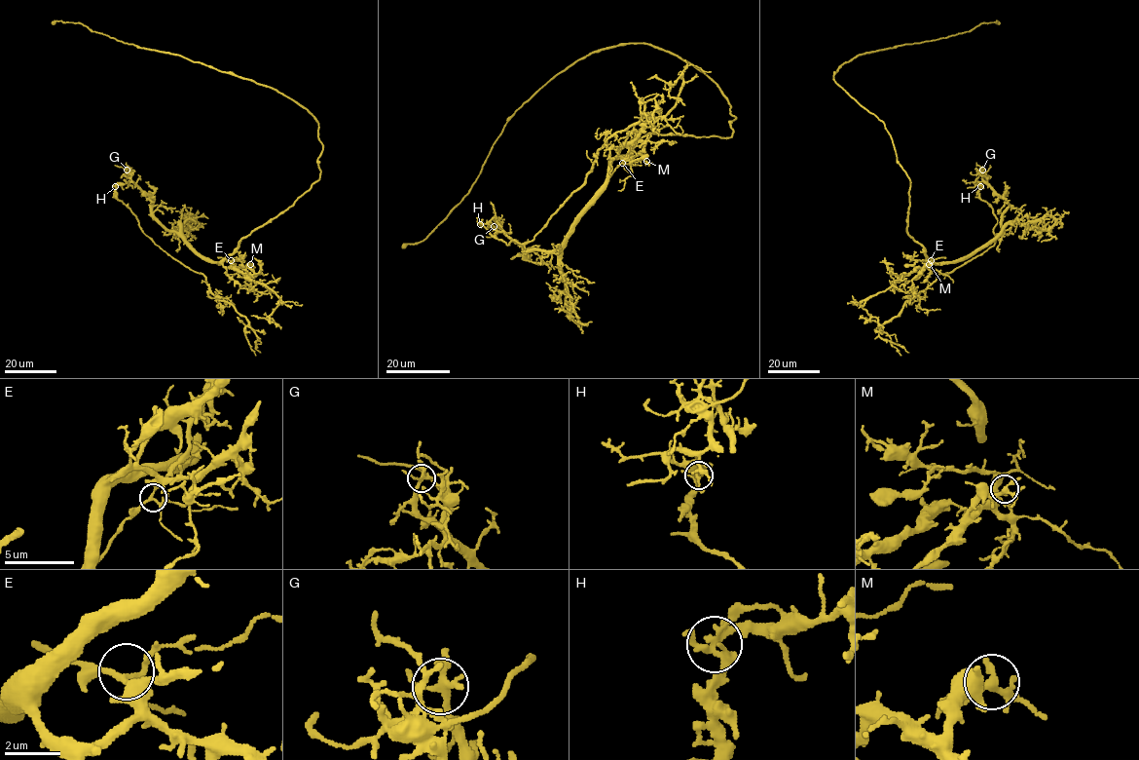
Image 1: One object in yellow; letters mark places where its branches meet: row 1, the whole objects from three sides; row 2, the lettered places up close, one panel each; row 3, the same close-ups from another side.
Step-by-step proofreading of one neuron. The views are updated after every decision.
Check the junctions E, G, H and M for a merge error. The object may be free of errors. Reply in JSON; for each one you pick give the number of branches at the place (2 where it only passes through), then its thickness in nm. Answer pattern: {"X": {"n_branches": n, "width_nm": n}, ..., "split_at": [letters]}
{"H": {"n_branches": 4, "width_nm": 240}, "split_at": ["H"]}

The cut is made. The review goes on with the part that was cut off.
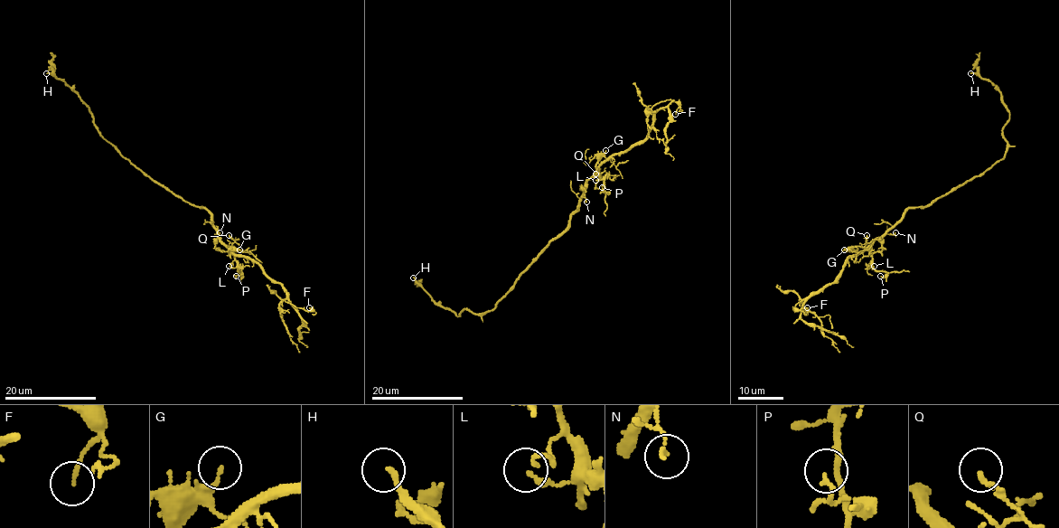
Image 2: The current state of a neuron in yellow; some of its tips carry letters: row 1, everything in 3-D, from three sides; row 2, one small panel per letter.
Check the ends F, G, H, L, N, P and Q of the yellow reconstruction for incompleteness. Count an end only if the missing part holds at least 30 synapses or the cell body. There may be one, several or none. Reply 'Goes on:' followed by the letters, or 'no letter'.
Goes on: H

